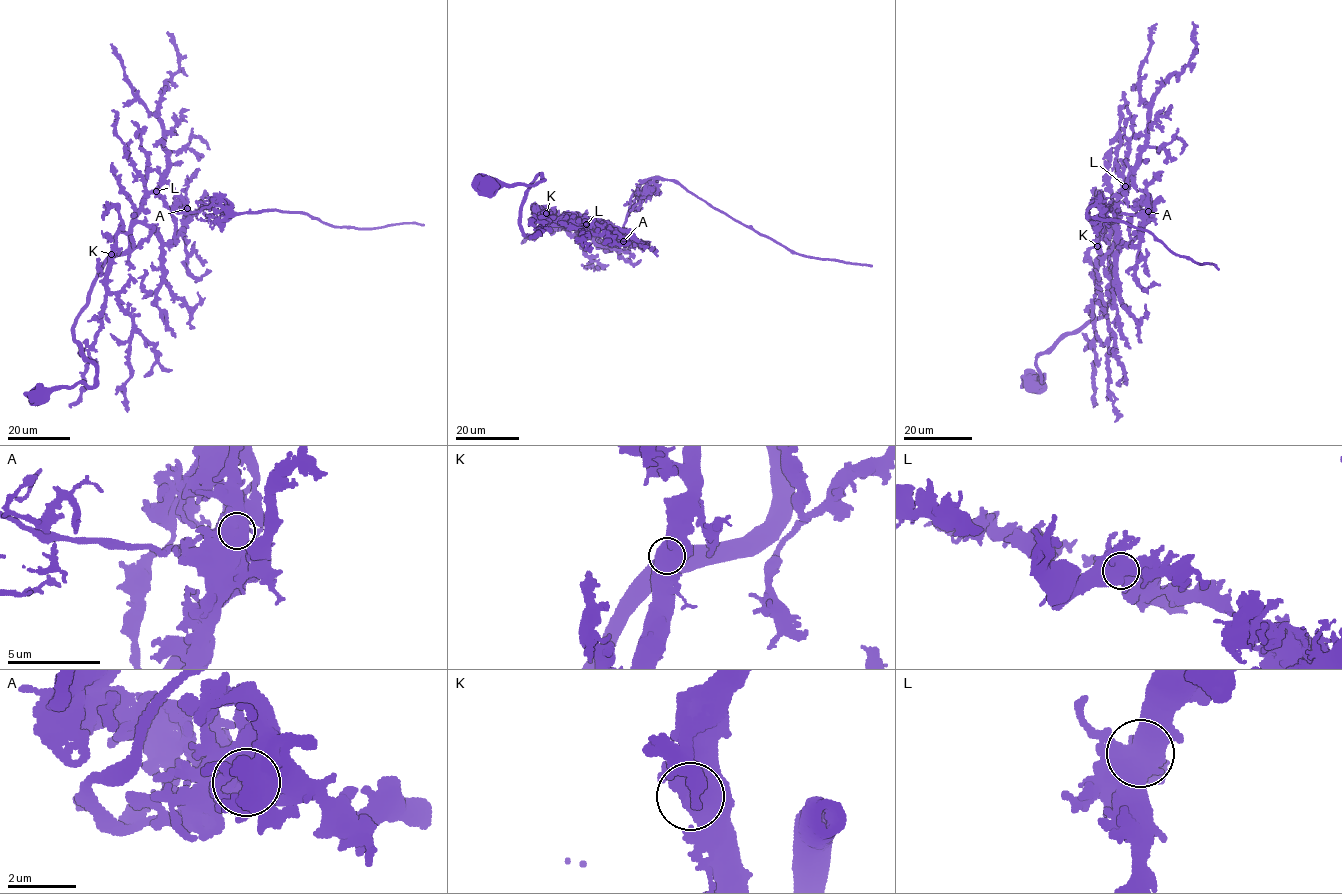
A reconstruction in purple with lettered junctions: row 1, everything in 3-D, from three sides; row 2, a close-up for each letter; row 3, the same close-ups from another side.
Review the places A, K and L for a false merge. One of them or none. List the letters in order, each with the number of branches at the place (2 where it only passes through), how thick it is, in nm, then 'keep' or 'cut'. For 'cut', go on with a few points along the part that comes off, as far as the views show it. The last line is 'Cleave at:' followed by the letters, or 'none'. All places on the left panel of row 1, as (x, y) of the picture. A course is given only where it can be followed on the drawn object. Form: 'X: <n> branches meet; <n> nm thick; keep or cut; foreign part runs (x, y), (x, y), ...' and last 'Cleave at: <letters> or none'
A: 2 branches meet; 750 nm thick; cut; foreign part runs (187, 208), (187, 213), (212, 205), (235, 214), (301, 212), (329, 225), (352, 228), (424, 225)
K: 2 branches meet; 750 nm thick; keep
L: 2 branches meet; 800 nm thick; keep
Cleave at: A

